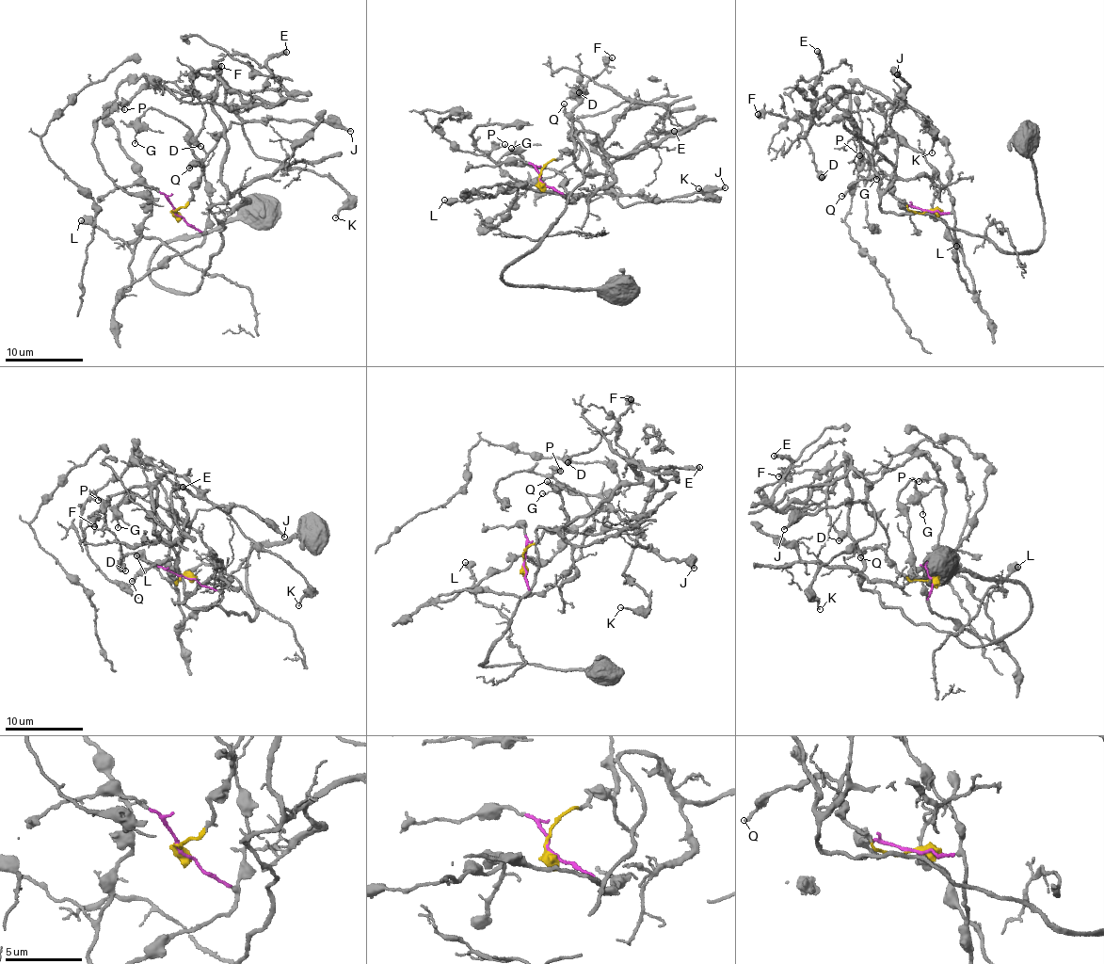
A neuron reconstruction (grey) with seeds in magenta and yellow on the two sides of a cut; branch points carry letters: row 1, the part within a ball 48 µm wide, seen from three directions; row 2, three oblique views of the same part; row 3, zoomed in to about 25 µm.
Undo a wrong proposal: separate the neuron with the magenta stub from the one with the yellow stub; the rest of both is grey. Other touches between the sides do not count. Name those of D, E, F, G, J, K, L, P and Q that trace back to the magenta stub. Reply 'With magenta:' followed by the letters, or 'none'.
With magenta: G, L

